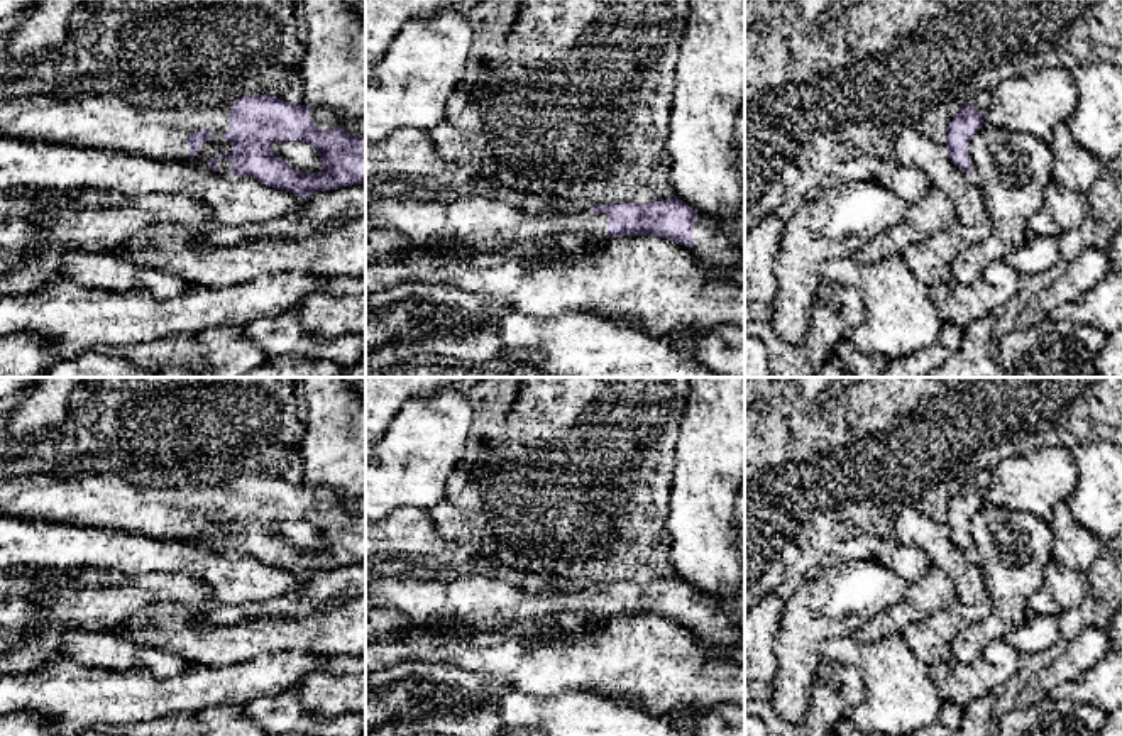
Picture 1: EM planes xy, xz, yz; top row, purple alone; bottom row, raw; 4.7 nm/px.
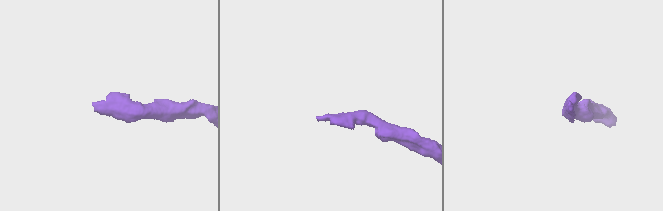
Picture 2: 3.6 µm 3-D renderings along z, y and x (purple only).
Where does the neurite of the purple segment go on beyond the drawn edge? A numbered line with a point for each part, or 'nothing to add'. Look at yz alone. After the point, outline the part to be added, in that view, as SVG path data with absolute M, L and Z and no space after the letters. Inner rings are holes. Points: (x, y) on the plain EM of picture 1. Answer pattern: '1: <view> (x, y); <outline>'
1: yz (982, 479); M976 470L968 479L968 484L975 484L982 491L982 494L987 492L990 482L992 482L992 472L990 470Z

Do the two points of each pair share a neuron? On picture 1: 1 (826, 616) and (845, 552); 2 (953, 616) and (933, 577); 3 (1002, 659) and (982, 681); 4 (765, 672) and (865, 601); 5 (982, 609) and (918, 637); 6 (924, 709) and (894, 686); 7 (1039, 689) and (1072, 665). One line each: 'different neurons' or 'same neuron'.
1: different neurons
2: different neurons
3: same neuron
4: different neurons
5: same neuron
6: same neuron
7: same neuron

